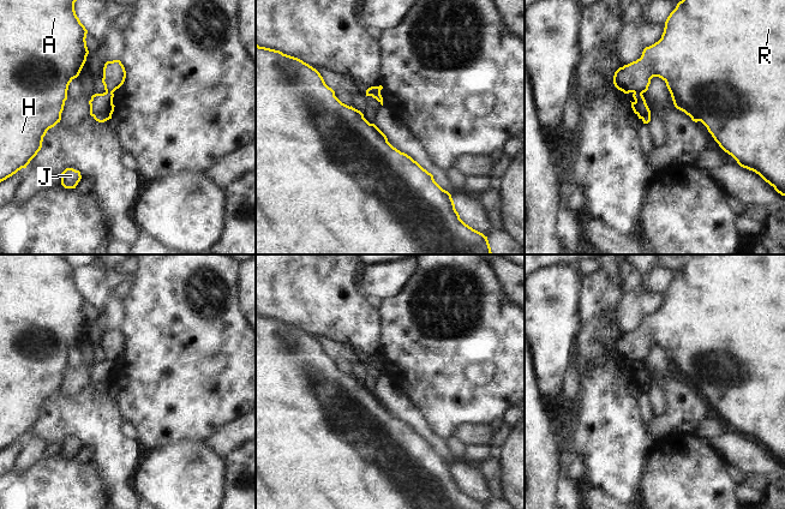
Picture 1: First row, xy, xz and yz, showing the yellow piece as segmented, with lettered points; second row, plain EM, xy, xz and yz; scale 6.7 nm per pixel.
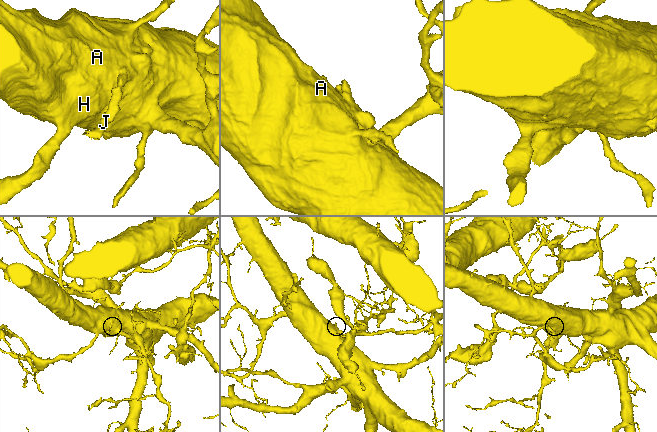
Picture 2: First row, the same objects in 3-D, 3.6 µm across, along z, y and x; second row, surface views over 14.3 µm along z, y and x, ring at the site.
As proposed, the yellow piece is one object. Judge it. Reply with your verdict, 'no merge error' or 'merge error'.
merge error

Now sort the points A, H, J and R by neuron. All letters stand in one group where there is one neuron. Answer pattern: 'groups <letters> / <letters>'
groups A H R / J

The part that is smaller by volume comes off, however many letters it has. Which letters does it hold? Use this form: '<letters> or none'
J

